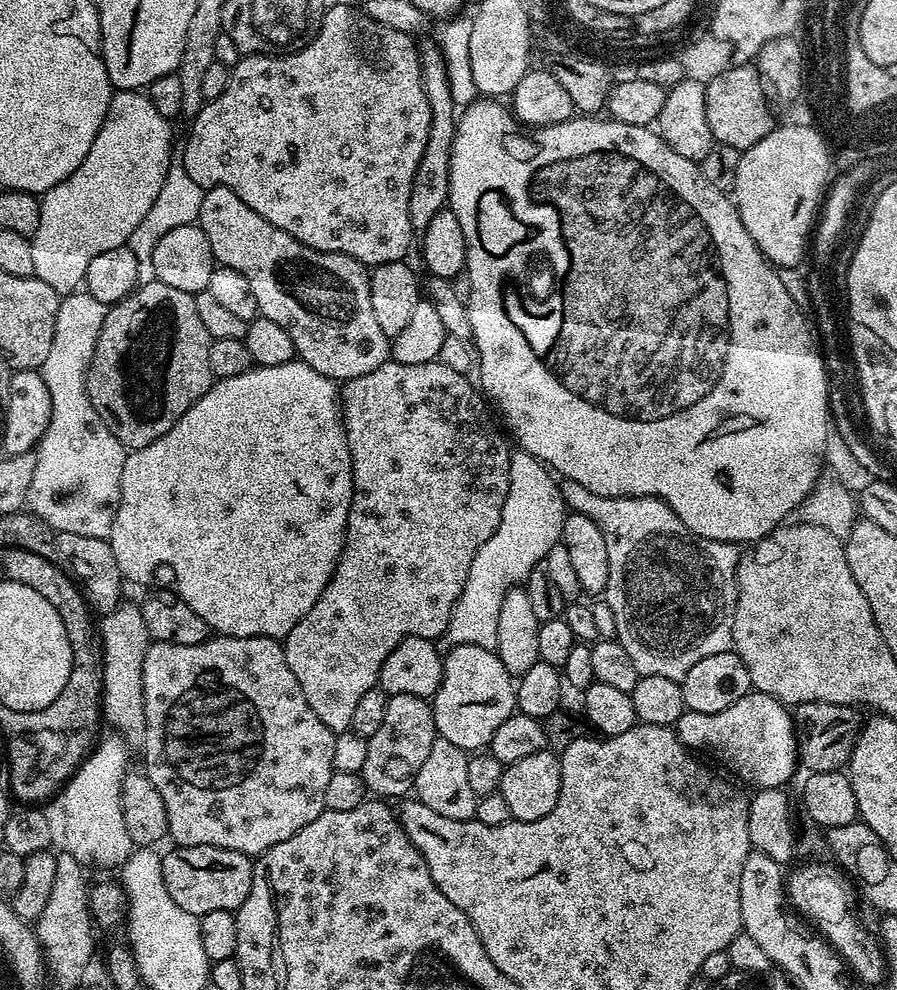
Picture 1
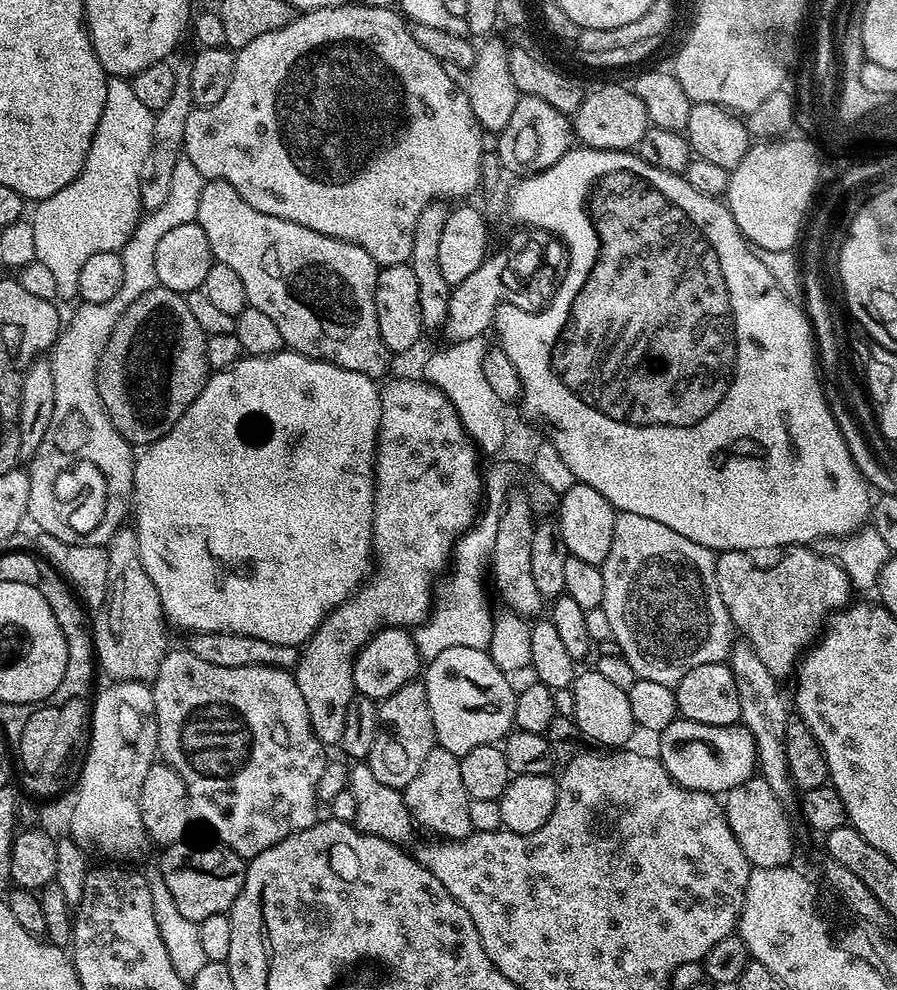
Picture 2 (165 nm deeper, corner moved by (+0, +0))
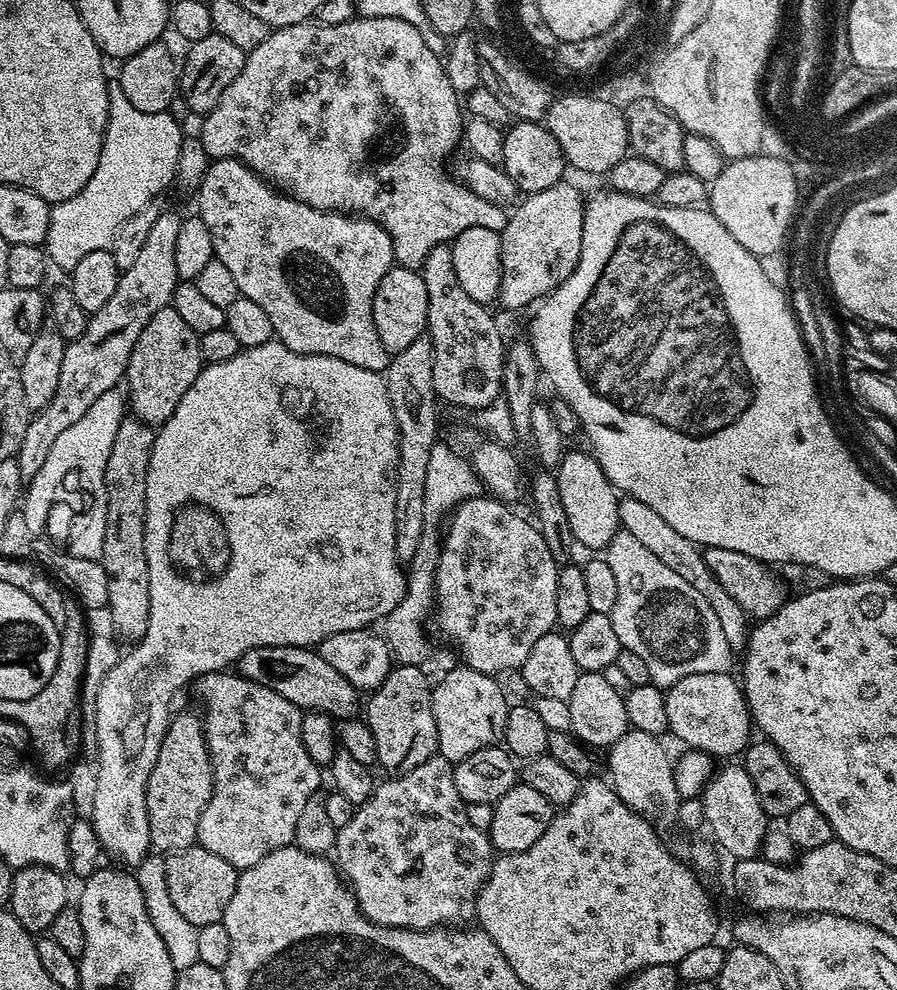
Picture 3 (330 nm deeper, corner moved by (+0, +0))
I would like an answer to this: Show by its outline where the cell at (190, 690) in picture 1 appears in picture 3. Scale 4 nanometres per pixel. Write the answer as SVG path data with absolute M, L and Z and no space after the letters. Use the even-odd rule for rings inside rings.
M225 670L201 676L195 681L195 688L204 703L204 737L212 759L212 797L206 802L206 810L202 810L196 838L199 847L243 870L254 866L254 862L262 862L266 854L293 843L294 826L298 826L306 802L321 791L322 768L306 754L306 746L302 746L302 709L294 706L294 702L286 702L268 684L250 682L235 671Z

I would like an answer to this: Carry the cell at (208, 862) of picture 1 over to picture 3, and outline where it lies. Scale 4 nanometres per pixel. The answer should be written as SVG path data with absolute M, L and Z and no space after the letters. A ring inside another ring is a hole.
M193 846L181 852L171 853L164 864L162 879L168 887L170 902L174 902L178 914L186 918L195 928L207 924L218 924L223 921L226 906L230 906L230 898L234 898L238 870L226 862L226 858L218 858L218 854L210 854L210 850Z

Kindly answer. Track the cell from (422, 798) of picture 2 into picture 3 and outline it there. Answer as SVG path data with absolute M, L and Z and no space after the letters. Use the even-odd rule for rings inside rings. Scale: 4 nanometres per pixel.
M439 754L431 756L422 766L414 766L401 776L392 776L373 787L370 798L362 802L353 811L350 822L346 826L338 829L336 834L336 847L334 849L334 860L338 865L338 871L352 890L356 897L356 905L360 907L360 913L367 920L375 924L381 924L383 928L415 928L423 930L425 928L438 928L441 926L464 926L475 917L476 899L480 893L480 887L488 881L488 876L492 873L494 863L494 849L489 833L478 830L470 823L470 818L466 818L466 805L458 794L458 786L454 786L454 774L452 769L453 761L447 760L445 756Z

